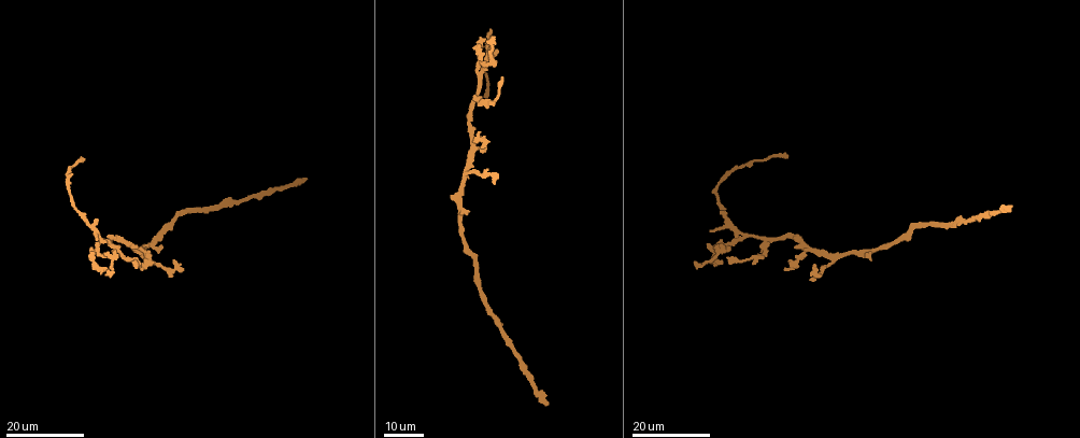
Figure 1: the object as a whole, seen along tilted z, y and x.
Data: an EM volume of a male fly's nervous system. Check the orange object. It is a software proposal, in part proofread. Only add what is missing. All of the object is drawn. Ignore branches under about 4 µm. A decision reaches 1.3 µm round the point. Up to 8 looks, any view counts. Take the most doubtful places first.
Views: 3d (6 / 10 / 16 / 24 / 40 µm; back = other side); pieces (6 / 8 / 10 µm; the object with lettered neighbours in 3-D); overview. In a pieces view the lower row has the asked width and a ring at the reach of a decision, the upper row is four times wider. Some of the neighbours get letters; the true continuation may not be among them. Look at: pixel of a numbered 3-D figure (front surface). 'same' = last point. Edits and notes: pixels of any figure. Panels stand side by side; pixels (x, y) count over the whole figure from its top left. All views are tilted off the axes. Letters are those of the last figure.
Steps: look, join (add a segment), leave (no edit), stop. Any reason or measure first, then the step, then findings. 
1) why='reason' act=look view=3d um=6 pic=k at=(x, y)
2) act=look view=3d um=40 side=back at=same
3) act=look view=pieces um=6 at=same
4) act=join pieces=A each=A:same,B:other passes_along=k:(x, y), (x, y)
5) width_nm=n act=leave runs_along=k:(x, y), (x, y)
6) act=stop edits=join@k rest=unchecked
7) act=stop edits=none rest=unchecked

act=look view=3d um=24 pic=1 at=(784, 269)

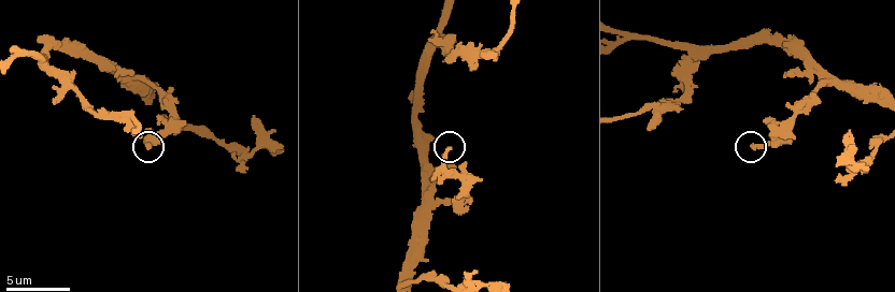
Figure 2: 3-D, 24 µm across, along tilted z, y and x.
act=look view=pieces um=10 pic=2 at=(448, 149)

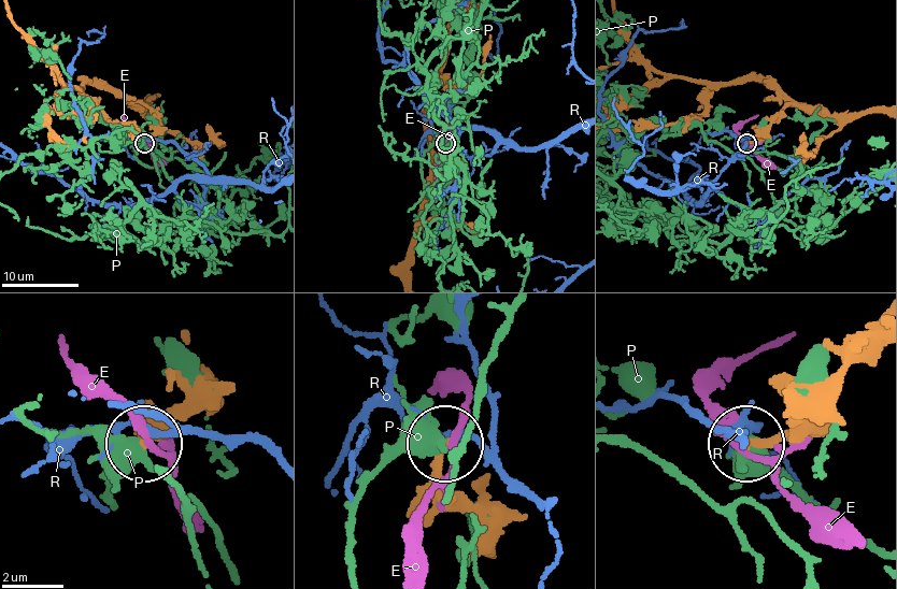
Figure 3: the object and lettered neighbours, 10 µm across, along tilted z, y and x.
act=leave each=E:other,P:other,R:other found='none of them fits'

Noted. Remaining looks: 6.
act=look view=3d um=16 pic=1 at=(95, 238)

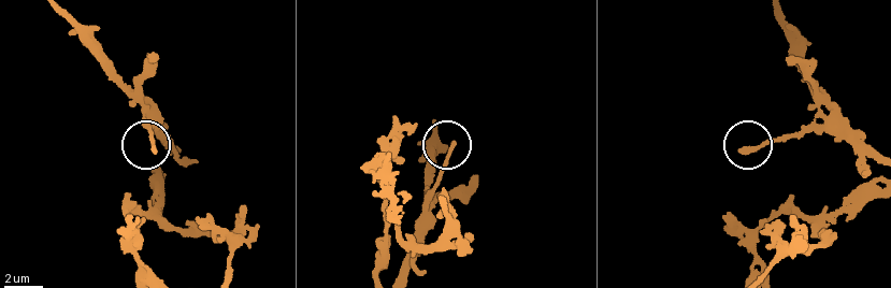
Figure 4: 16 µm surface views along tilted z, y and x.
act=look view=pieces um=10 pic=4 at=(453, 142)

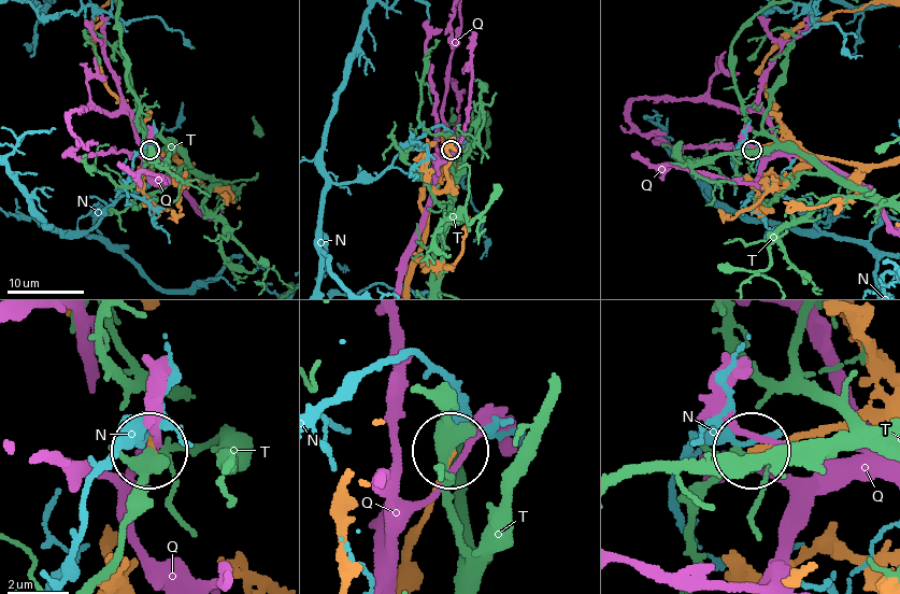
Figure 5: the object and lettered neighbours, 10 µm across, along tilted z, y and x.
act=leave each=N:other,Q:other,T:other runs_along=5:(406, 581), (413, 535), (452, 456) found='no lettered segment goes on from it'

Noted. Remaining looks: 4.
act=look view=pieces um=8 pic=2 at=(865, 167)

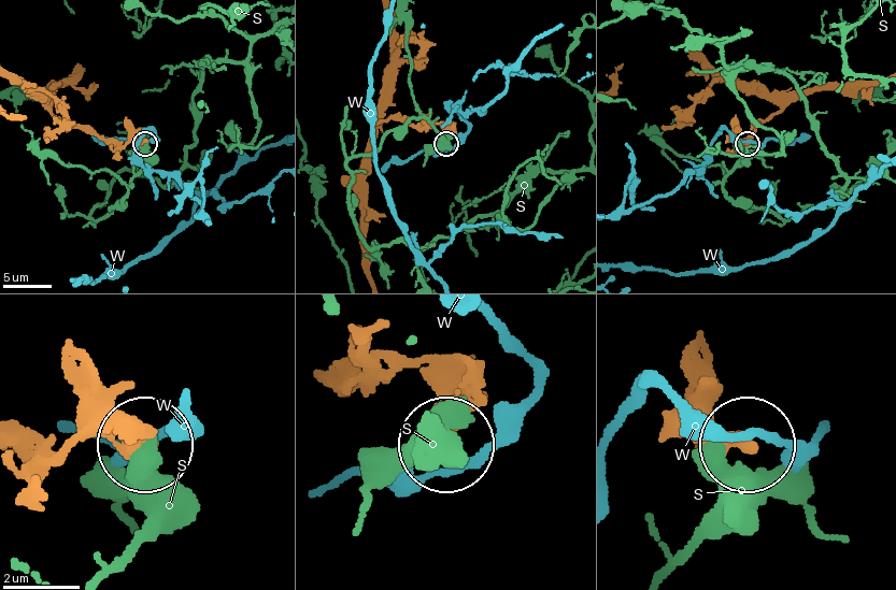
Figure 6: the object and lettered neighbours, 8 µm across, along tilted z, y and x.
act=leave each=S:other,W:other found='no lettered segment goes on from it'

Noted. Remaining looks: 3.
why='an open end' act=look view=3d um=24 pic=1 at=(97, 220)

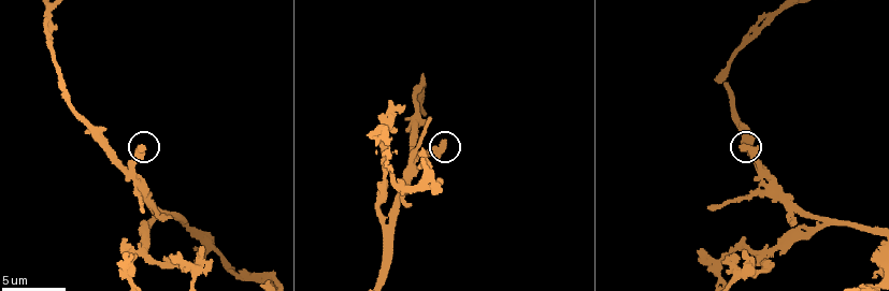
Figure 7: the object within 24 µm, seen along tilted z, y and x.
act=look view=3d um=6 pic=7 at=(743, 149)

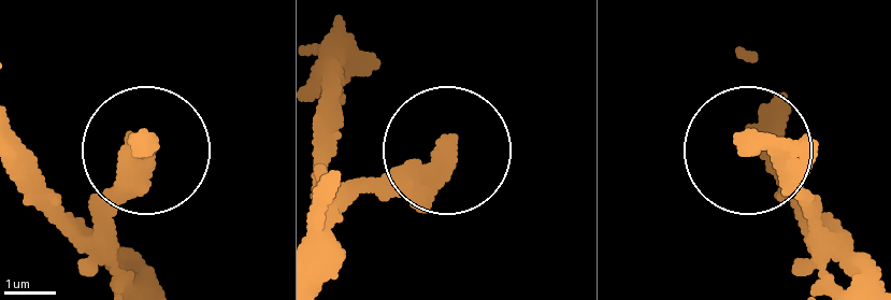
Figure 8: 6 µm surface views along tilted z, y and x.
act=look view=pieces um=8 pic=8 at=(142, 142)

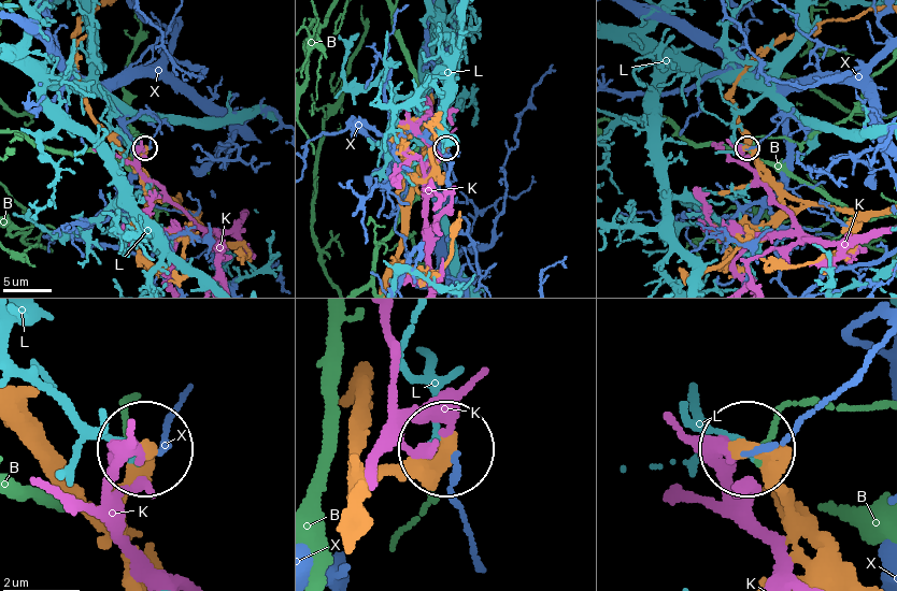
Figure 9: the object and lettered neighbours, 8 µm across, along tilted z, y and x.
act=leave each=B:other,K:other,L:other,X:other found='none of them fits'

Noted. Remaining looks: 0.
act=stop edits=none rest=unchecked

